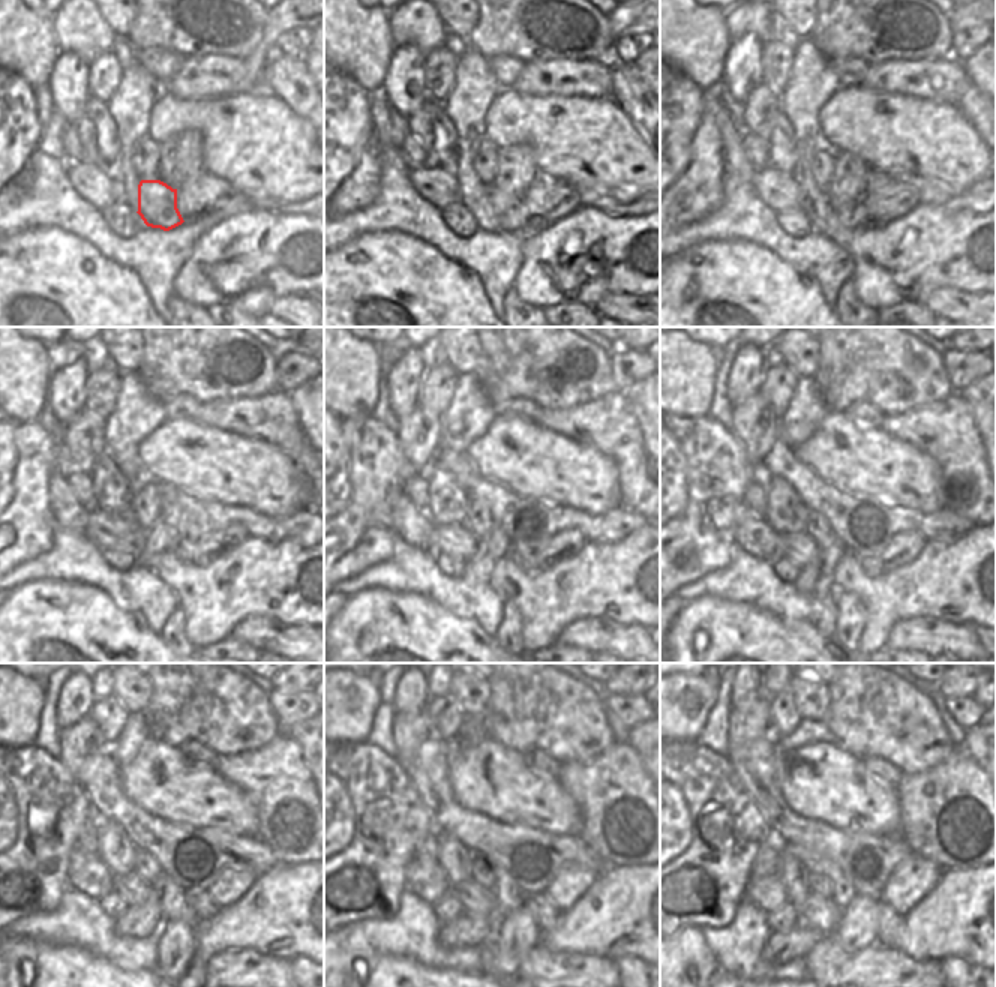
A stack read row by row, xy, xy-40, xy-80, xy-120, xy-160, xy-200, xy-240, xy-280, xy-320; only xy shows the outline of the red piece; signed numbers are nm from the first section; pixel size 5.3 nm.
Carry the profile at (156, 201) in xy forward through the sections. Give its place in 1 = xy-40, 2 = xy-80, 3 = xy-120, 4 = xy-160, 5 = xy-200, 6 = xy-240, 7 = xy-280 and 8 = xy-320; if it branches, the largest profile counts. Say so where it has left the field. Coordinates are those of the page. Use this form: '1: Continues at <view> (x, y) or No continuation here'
1: Continues at xy-40 (509, 209)
2: Continues at xy-80 (851, 213)
3: Continues at xy-120 (186, 552)
4: Continues at xy-160 (527, 558)
5: Continues at xy-200 (870, 566)
6: Continues at xy-240 (200, 902)
7: Continues at xy-280 (545, 912)
8: Continues at xy-320 (888, 924).

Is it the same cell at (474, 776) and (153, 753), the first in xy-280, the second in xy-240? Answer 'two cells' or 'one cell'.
one cell

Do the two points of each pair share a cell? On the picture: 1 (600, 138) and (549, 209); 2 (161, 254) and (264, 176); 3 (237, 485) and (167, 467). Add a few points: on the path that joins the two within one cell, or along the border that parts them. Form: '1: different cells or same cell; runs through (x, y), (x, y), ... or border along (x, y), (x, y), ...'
1: different cells; border along (537, 170), (561, 179), (576, 191)
2: different cells; border along (237, 194), (243, 194), (249, 200)
3: same cell; runs through (219, 477), (209, 467), (185, 467)

